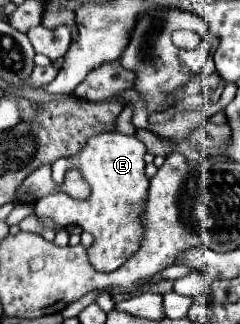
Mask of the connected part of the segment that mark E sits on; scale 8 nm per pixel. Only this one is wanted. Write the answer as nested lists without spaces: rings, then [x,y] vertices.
[[[99,133],[87,141],[87,145],[79,151],[75,157],[57,159],[53,163],[53,181],[55,185],[63,183],[63,175],[71,165],[77,165],[85,179],[89,179],[91,185],[91,197],[85,201],[71,199],[63,191],[49,193],[47,197],[41,197],[35,203],[35,215],[51,217],[61,227],[79,225],[85,231],[89,231],[95,241],[89,247],[89,259],[91,265],[99,271],[113,271],[123,265],[123,261],[137,251],[141,241],[141,225],[137,219],[139,203],[145,199],[149,179],[145,177],[145,145],[137,141],[135,137],[127,137],[121,133]]]

